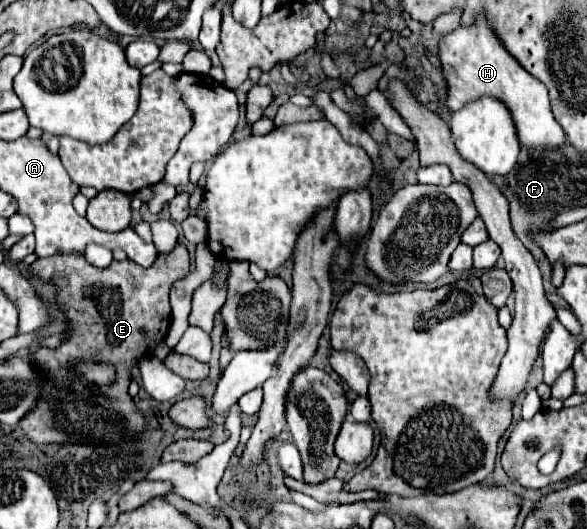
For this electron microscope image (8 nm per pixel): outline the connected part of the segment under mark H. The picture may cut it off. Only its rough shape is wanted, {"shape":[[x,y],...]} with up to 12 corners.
{"shape":[[479,19],[439,43],[447,107],[481,97],[511,113],[519,145],[567,143],[547,87]]}

